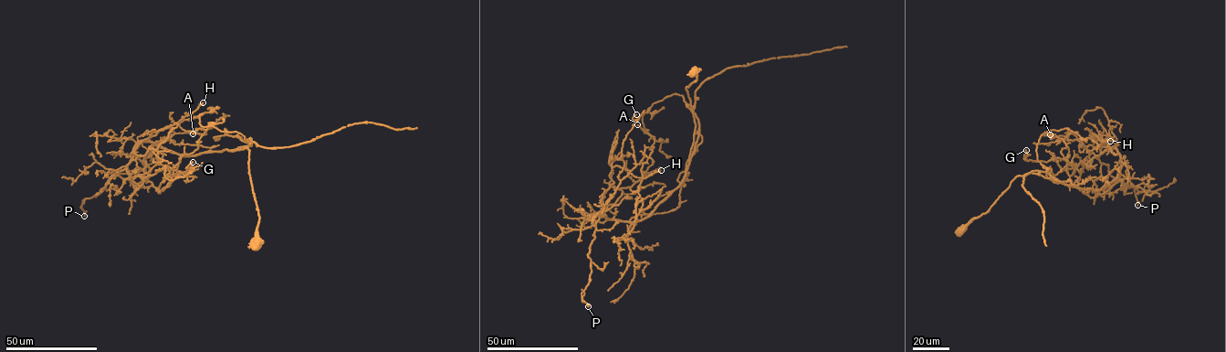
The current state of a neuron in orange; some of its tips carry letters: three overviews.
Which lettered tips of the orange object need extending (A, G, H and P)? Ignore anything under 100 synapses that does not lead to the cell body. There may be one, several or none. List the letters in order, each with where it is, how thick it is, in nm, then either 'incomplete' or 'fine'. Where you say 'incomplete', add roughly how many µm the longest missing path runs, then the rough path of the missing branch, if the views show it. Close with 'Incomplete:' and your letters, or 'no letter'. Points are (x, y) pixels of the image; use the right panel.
A: (1050, 134) | 110 nm | fine
G: (1026, 150) | 100 nm | fine
H: (1110, 141) | 130 nm | fine
P: (1137, 205) | 130 nm | fine
Incomplete: no letter

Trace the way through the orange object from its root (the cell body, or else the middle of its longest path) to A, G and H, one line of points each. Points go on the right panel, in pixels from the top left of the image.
A: (959, 230), (1018, 176), (1095, 190), (1124, 164), (1126, 176), (1091, 197), (1050, 134)
G: (959, 230), (1017, 176), (1101, 189), (1121, 164), (1115, 148), (1075, 166), (1027, 160), (1026, 150)
H: (959, 230), (1018, 176), (1101, 189), (1121, 165), (1115, 148), (1101, 151), (1099, 139), (1110, 141)

